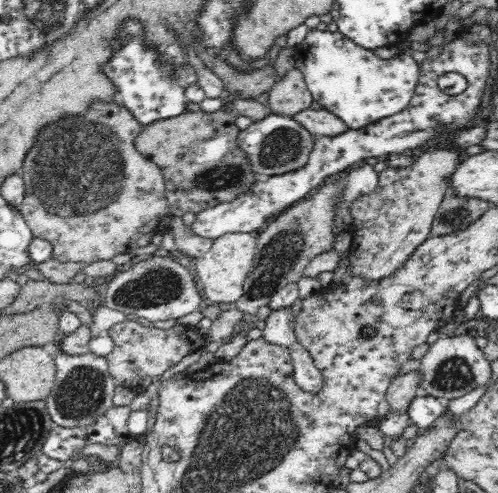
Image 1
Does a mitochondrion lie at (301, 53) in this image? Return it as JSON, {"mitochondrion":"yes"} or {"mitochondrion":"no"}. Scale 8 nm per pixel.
{"mitochondrion":"no"}

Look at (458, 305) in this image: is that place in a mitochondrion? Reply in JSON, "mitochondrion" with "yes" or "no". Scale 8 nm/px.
{"mitochondrion":"no"}

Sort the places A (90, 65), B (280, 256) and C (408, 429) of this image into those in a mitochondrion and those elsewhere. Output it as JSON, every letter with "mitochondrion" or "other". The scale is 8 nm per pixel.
{"A":"other","B":"mitochondrion","C":"other"}

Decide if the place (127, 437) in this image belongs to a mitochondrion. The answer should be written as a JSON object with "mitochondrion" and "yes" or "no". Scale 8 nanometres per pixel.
{"mitochondrion":"no"}

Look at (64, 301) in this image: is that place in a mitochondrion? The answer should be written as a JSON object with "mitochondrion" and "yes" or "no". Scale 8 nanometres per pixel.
{"mitochondrion":"no"}

